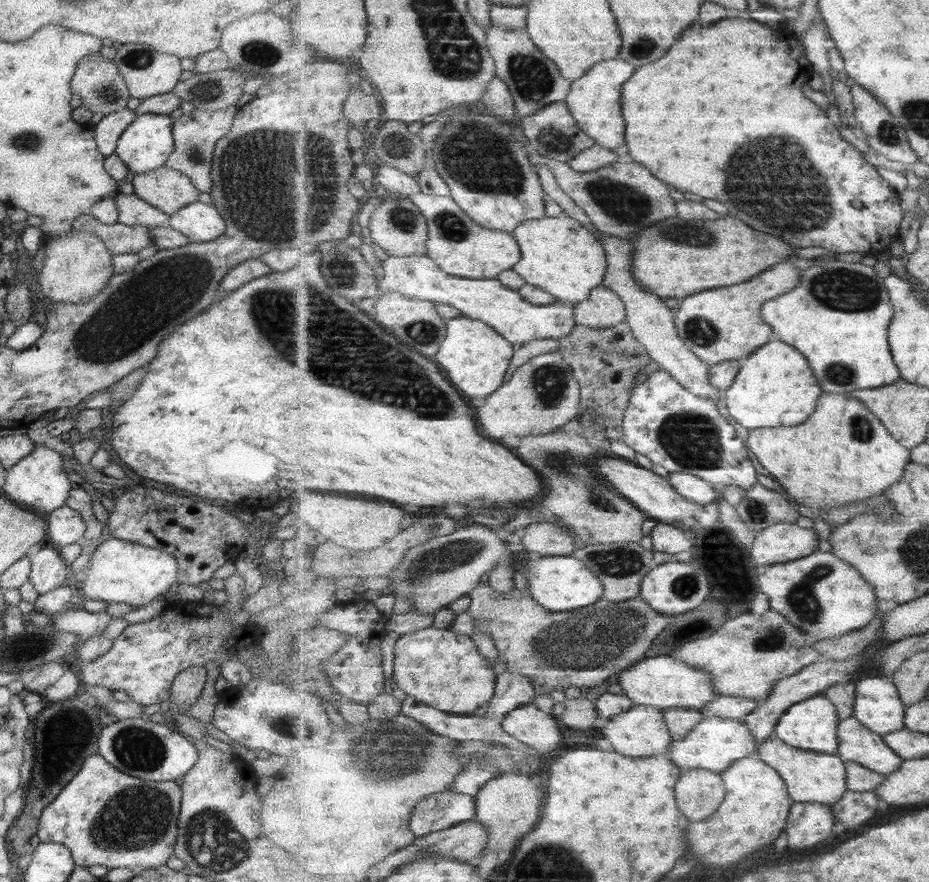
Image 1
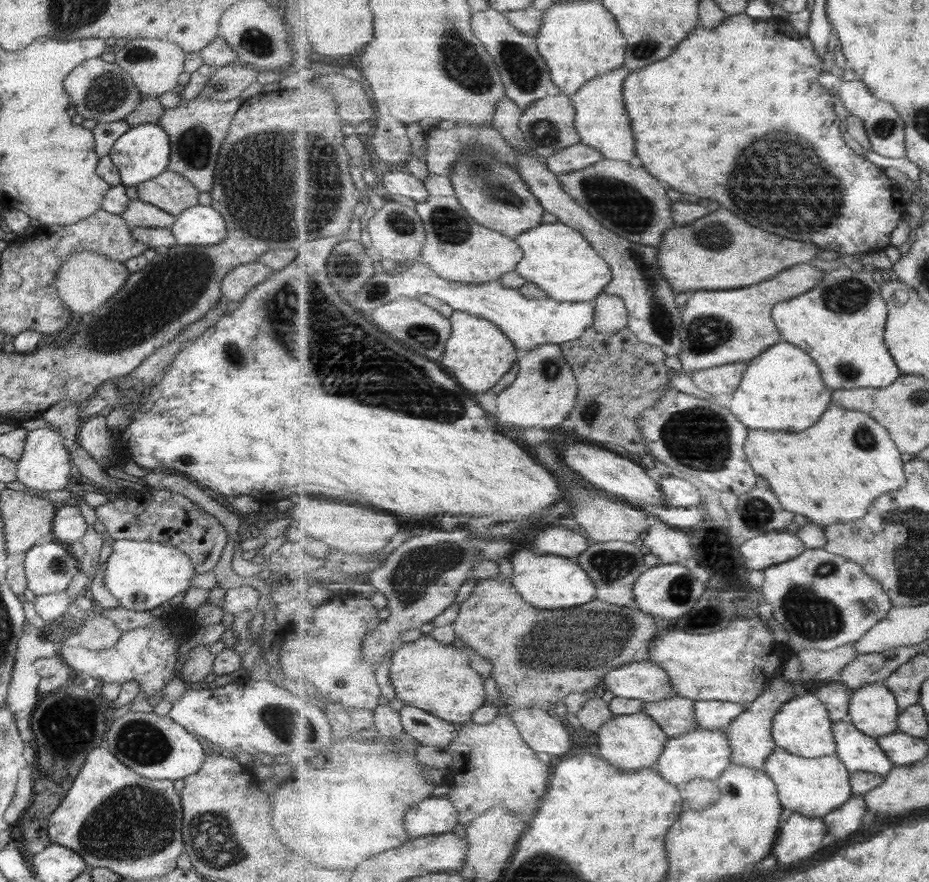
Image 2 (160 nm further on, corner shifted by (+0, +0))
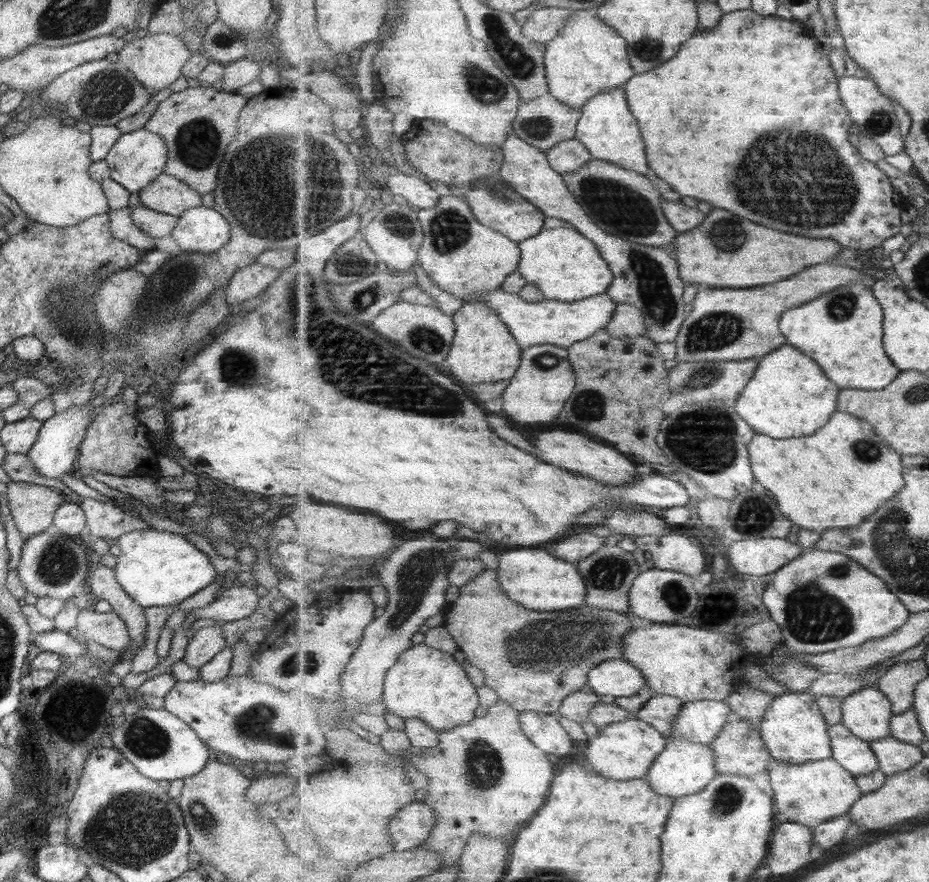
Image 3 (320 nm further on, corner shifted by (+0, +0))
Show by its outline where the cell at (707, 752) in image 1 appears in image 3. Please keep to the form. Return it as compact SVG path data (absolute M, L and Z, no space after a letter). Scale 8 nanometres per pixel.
M677 738L668 741L666 749L655 759L646 778L659 794L676 799L705 790L717 776L716 756L710 744Z

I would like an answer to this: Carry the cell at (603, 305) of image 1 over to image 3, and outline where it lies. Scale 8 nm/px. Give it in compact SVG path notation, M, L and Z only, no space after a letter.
M618 303L614 318L605 330L620 339L633 339L647 336L644 314L633 304Z

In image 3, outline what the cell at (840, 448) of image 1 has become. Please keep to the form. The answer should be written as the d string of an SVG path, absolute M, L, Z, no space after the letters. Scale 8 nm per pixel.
M839 410L836 412L835 418L831 417L831 421L813 436L777 439L757 433L749 446L754 476L764 488L773 492L781 512L799 528L819 533L862 524L906 485L902 455L879 437L867 420Z

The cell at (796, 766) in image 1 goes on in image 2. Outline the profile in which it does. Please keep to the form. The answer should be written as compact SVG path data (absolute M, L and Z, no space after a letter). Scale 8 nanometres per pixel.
M776 745L774 752L766 760L765 771L778 786L782 806L793 813L825 817L826 814L842 808L855 795L850 781L851 772L836 754L819 758L805 758L791 754Z

